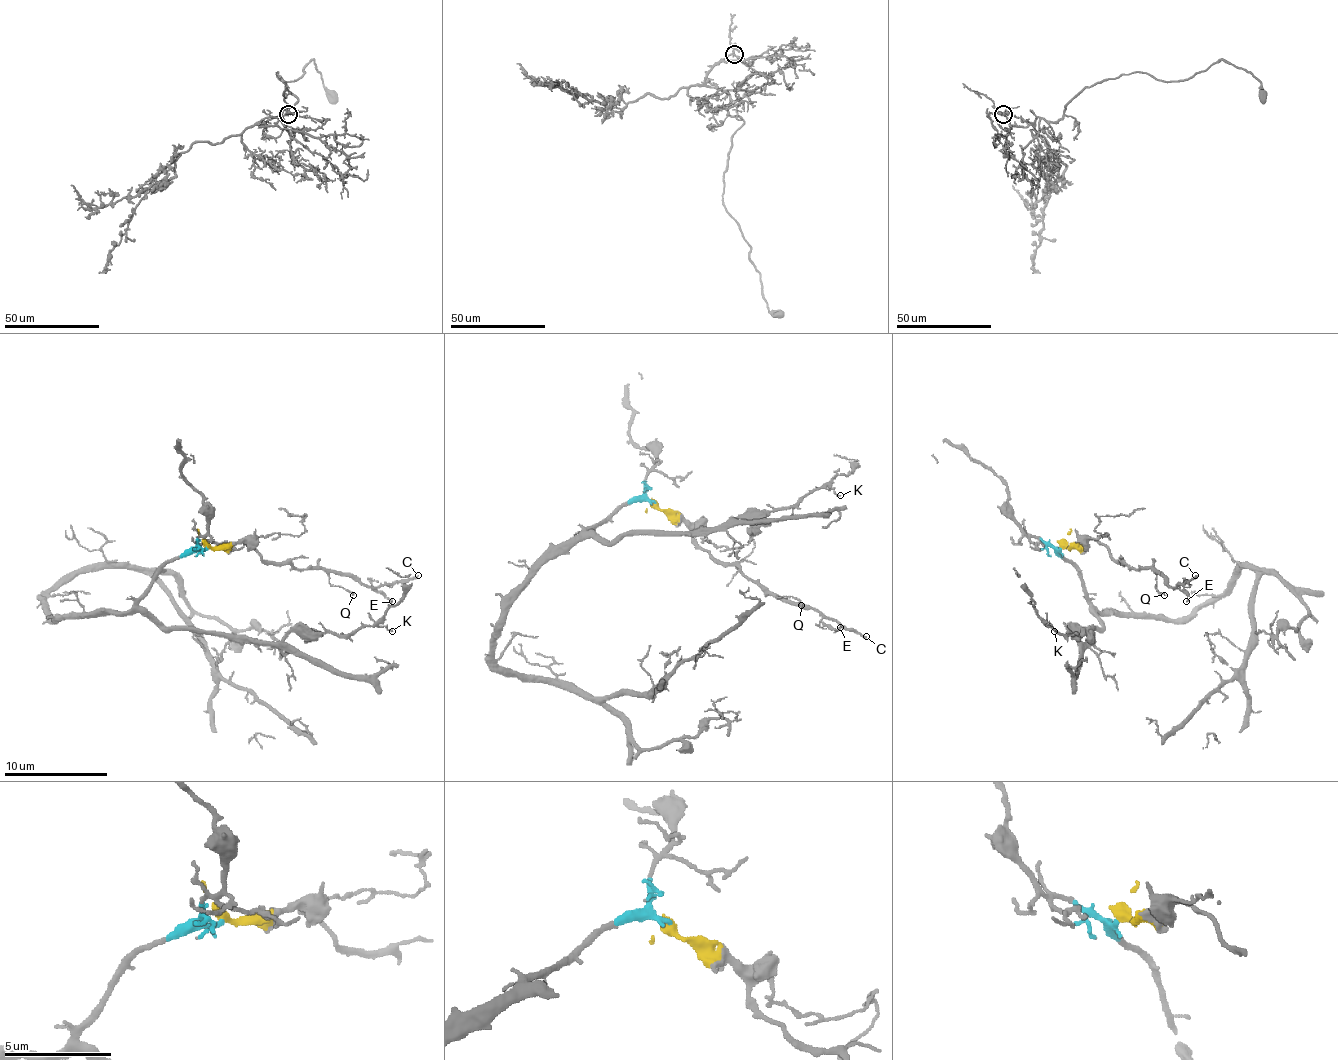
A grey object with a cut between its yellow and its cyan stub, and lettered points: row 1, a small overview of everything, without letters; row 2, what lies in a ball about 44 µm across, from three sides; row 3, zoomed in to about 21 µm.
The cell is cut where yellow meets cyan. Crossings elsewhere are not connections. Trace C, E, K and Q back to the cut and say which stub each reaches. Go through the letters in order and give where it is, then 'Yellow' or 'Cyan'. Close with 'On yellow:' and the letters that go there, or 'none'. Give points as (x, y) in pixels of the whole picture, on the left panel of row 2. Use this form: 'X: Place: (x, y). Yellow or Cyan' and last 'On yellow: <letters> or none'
C: Place: (418, 575). Yellow
E: Place: (392, 601). Yellow
K: Place: (392, 631). Cyan
Q: Place: (353, 595). Yellow
On yellow: C, E, Q

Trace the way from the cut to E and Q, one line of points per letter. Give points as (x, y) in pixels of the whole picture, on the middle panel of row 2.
E: (655, 502), (678, 518), (691, 536), (717, 559), (732, 562), (768, 593), (804, 603), (825, 624), (841, 626)
Q: (655, 502), (678, 518), (691, 536), (717, 559), (732, 562), (771, 593), (792, 595), (802, 606)

